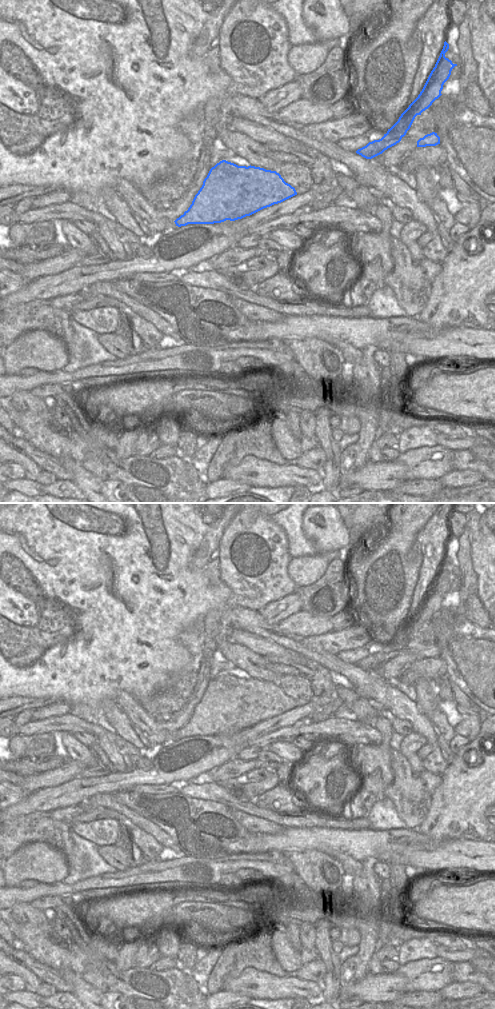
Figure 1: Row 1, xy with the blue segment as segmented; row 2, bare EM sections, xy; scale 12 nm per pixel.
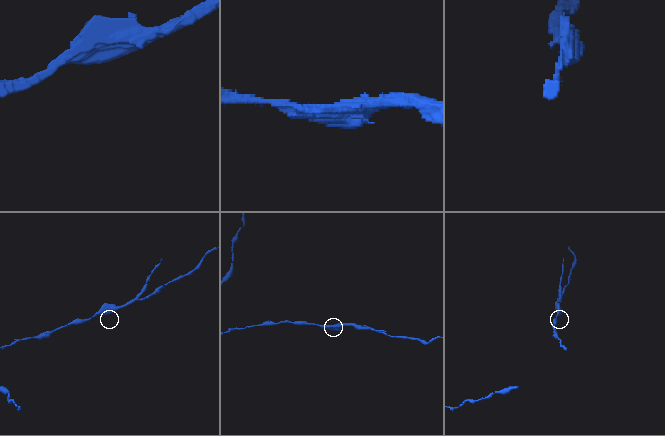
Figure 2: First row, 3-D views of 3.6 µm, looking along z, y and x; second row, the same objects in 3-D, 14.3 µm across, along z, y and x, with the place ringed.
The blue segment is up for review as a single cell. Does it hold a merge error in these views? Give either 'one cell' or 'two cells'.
two cells

